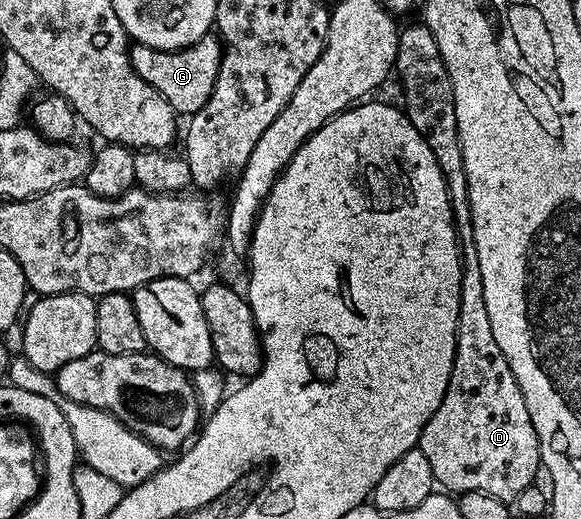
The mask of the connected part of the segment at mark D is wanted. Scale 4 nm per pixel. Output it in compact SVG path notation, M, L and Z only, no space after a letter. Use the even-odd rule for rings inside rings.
M418 23L418 25L408 26L407 29L405 26L399 32L398 54L394 60L393 72L396 77L398 73L398 81L402 84L401 104L404 106L405 115L412 123L412 127L420 131L420 139L424 139L424 143L432 147L432 155L436 155L436 167L440 167L440 175L444 175L444 187L448 191L448 203L452 207L456 243L462 264L460 311L456 323L452 371L448 379L448 387L444 391L444 399L440 407L436 407L432 419L428 419L417 448L422 449L424 455L428 455L432 475L443 490L454 495L461 495L467 491L480 491L501 501L514 503L525 488L535 484L534 476L540 473L540 466L543 464L542 452L536 439L536 427L532 427L528 407L524 407L524 395L516 383L516 375L512 375L512 367L508 367L508 359L504 359L504 351L500 351L500 346L492 336L488 307L484 307L484 279L480 275L480 255L476 255L476 239L468 199L468 179L464 171L464 151L460 147L460 131L456 127L456 103L452 91L452 79L448 75L448 67L444 67L444 59L440 55L436 35L432 35L427 25Z

